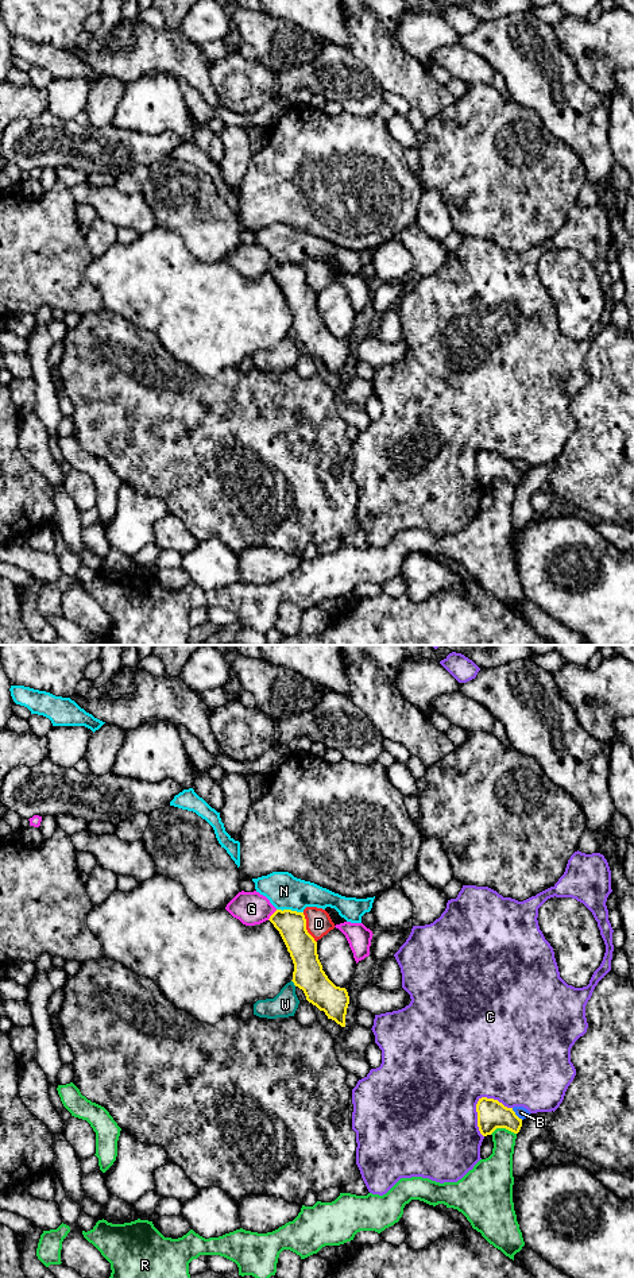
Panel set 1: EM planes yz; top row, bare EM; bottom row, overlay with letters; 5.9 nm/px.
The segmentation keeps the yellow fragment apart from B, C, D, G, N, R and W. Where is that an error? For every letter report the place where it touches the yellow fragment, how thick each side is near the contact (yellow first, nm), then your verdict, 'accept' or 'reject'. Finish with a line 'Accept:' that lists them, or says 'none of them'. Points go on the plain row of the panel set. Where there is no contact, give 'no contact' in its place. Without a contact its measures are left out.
B: yz (515, 467) | 170/70 nm | reject
C: yz (478, 455) | 170/480 nm | reject
D: yz (305, 280) | 170/160 nm | reject
G: yz (271, 267) | 170/200 nm | reject
N: yz (290, 262) | 170/200 nm | reject
R: yz (502, 479) | 170/180 nm | reject
W: yz (293, 334) | 180/150 nm | reject
Accept: none of them

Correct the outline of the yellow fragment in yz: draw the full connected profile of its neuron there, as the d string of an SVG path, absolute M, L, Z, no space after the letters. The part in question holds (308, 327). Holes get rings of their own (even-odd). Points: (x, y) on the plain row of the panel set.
M277 262L268 271L279 283L294 316L293 335L304 343L306 352L324 363L328 371L345 379L349 348L336 339L322 323L317 294L306 282L304 265Z

